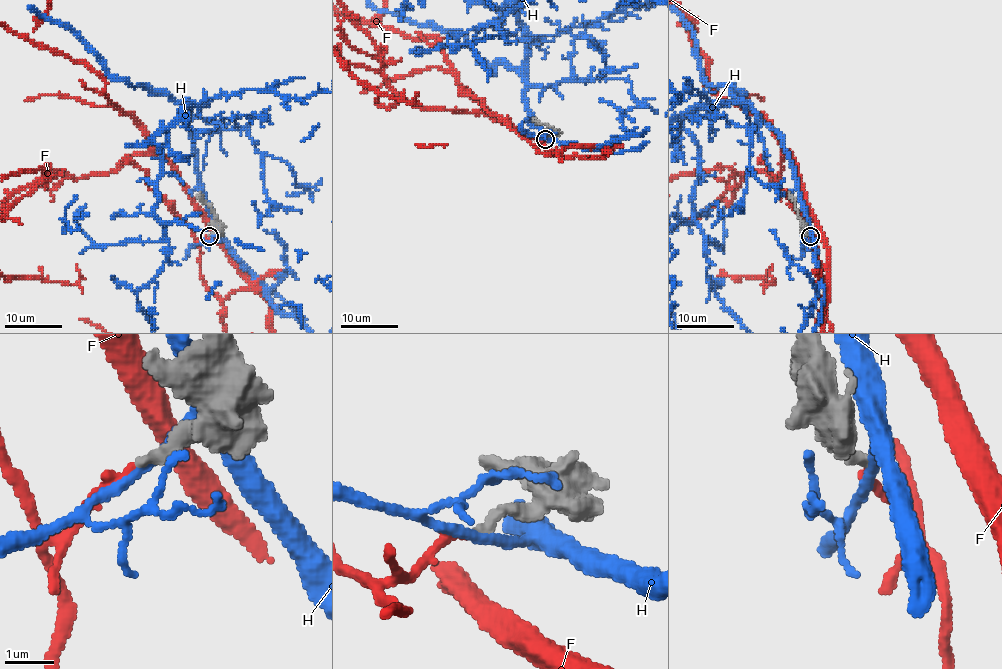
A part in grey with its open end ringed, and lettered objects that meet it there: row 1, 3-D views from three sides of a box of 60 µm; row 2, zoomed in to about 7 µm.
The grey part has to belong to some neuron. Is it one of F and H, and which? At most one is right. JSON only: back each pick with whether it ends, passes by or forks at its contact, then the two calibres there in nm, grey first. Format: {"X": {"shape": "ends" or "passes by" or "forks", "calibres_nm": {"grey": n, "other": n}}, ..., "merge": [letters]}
{"F": {"shape": "ends", "calibres_nm": {"grey": 220, "other": 200}}, "merge": ["F"]}

